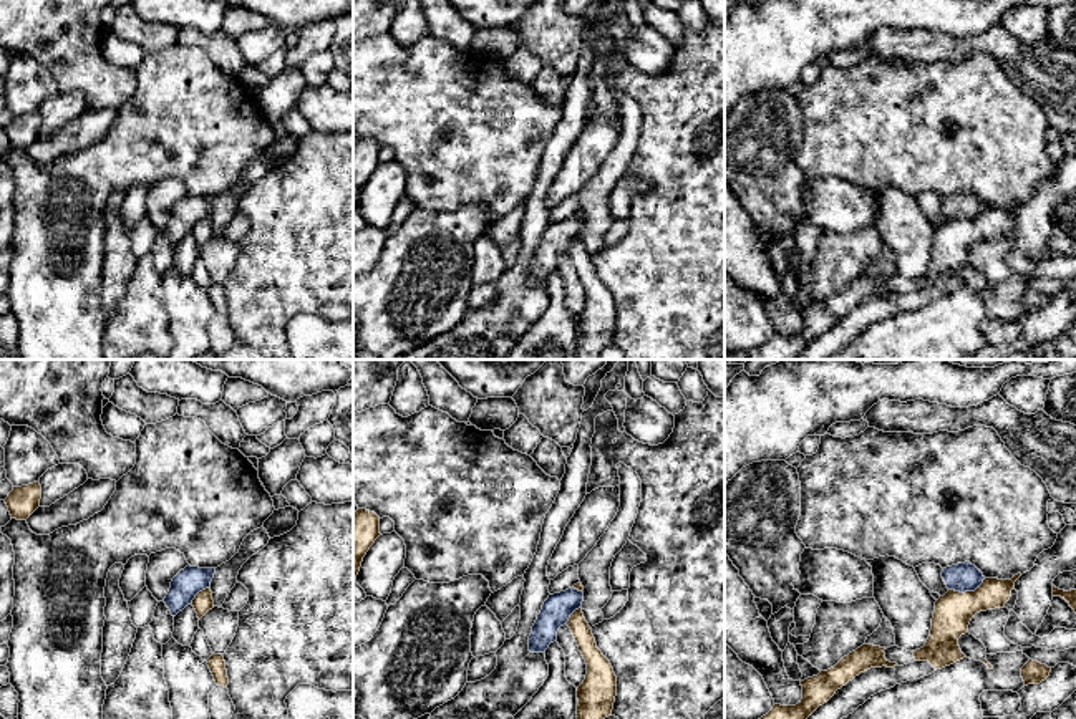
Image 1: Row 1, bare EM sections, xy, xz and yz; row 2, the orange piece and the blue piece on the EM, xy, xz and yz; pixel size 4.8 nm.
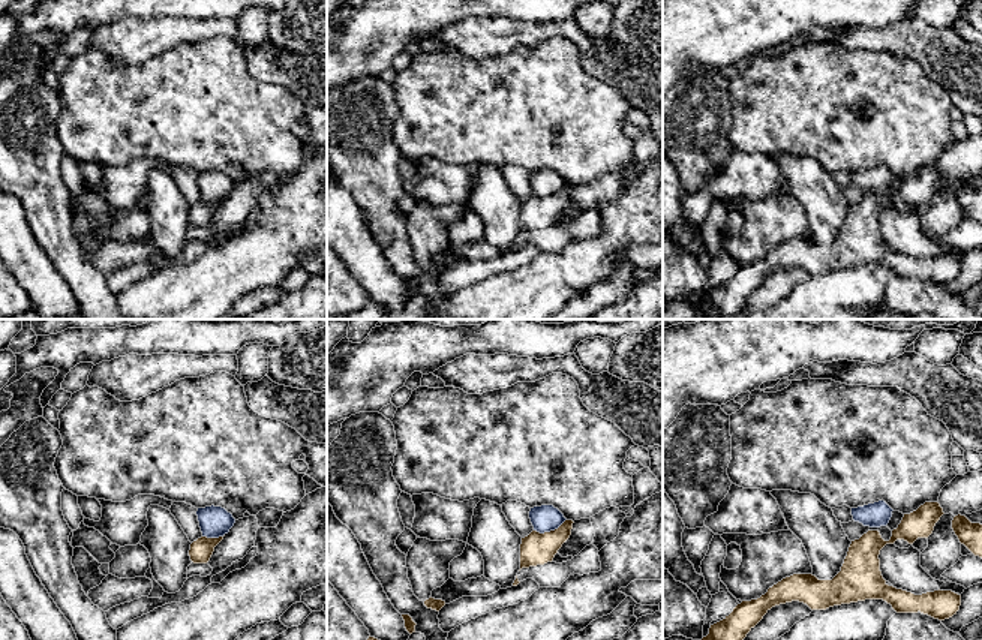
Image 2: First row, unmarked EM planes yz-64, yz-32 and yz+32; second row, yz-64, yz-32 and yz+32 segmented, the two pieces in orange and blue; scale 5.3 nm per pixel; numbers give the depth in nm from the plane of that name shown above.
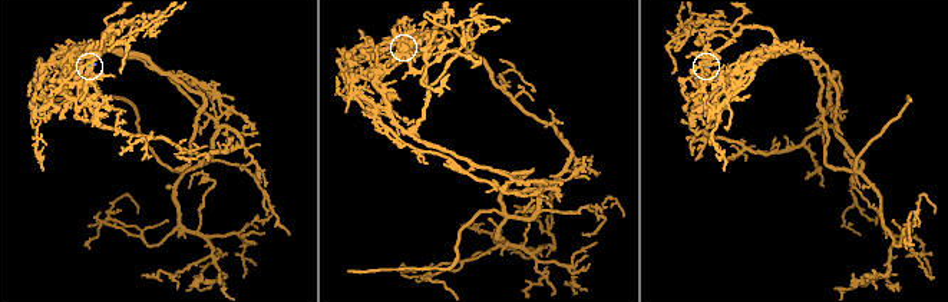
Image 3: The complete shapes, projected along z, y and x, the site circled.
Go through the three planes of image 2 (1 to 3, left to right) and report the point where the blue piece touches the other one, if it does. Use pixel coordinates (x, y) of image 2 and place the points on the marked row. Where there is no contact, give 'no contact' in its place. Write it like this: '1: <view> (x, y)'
1: yz-64 (213, 538)
2: yz-32 (550, 531)
3: no contact

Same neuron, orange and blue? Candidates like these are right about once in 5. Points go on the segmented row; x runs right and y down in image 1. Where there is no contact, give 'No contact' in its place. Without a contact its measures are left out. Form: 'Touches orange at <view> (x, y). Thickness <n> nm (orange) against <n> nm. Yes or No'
Touches orange at yz (967, 592). Thickness 190 nm (orange) against 140 nm. No

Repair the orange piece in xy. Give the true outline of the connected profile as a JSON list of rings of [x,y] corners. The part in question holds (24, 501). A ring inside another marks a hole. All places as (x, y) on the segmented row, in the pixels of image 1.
[[[33,482],[13,490],[5,499],[12,519],[27,520],[38,507],[41,499],[40,482]]]

